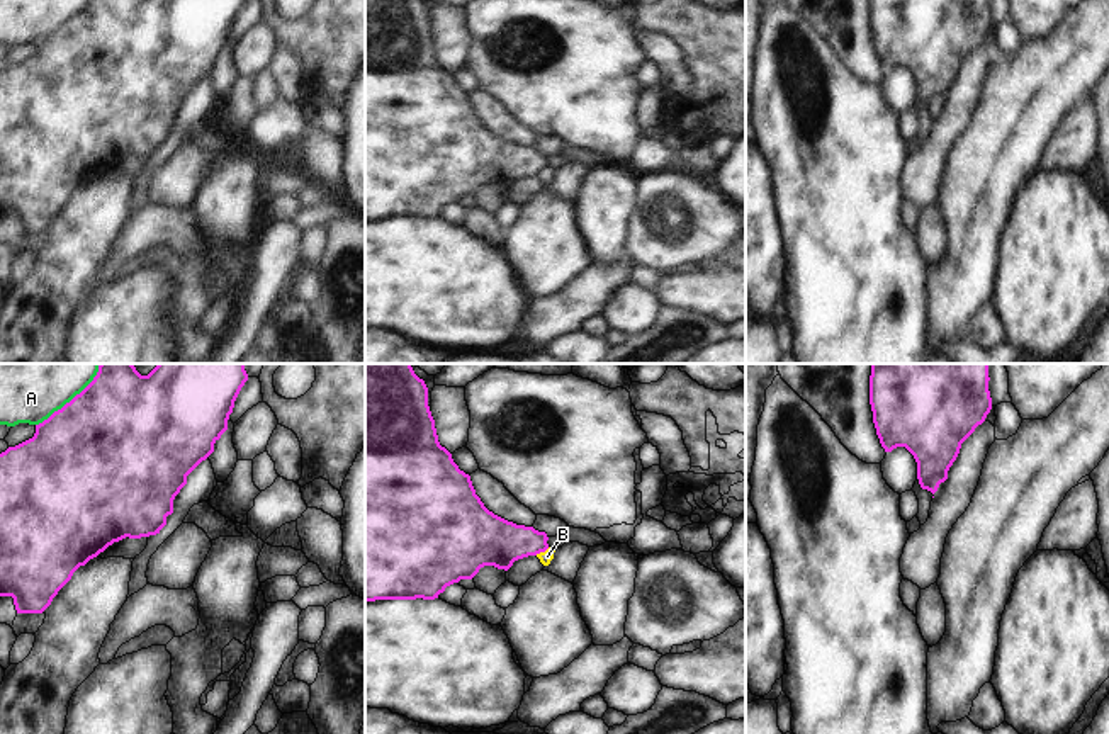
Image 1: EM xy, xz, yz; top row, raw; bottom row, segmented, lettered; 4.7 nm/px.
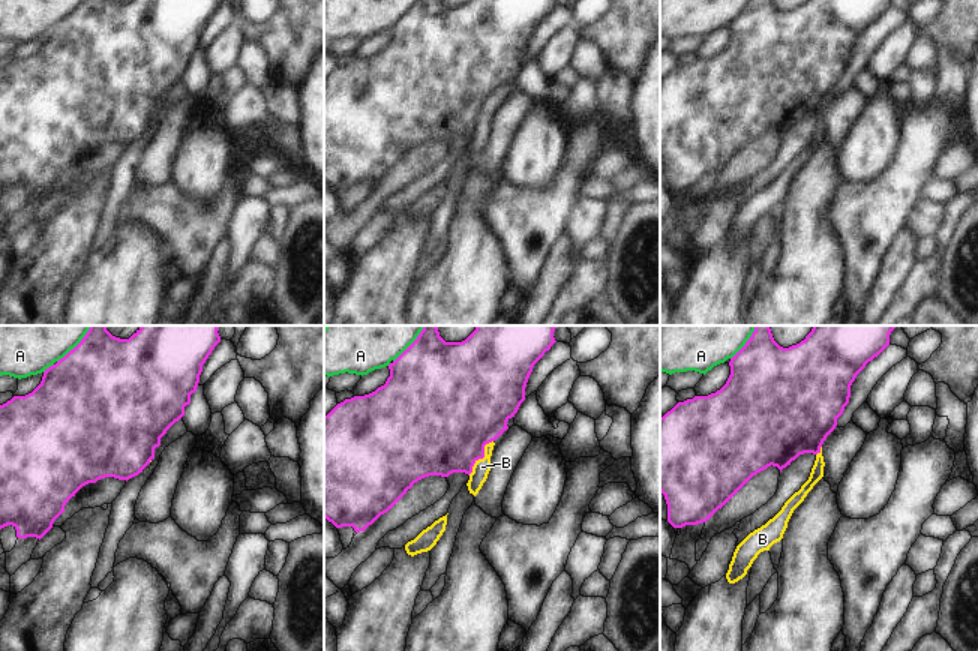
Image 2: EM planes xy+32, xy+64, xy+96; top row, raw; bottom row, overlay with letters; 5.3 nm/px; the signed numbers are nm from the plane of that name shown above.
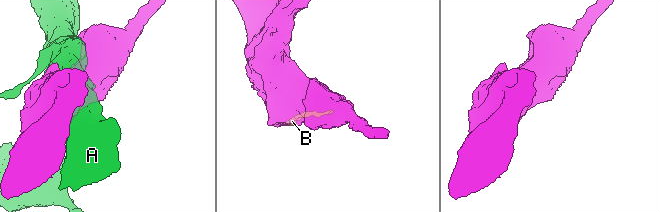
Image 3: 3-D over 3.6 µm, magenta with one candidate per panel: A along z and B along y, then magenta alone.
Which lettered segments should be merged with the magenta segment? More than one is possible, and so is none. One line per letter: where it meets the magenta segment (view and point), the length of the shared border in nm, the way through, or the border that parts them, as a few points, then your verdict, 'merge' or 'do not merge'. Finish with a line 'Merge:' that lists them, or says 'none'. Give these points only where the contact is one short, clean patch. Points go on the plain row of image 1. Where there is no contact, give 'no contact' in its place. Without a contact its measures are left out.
A: contact xy (65, 24); length 340 nm; do not merge
B: contact xz (542, 170); length 80 nm; border xz (549, 167), (535, 174); do not merge
Merge: none

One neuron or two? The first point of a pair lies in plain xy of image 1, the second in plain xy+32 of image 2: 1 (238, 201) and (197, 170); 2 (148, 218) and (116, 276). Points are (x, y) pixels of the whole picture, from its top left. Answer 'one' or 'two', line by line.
1: one
2: two

